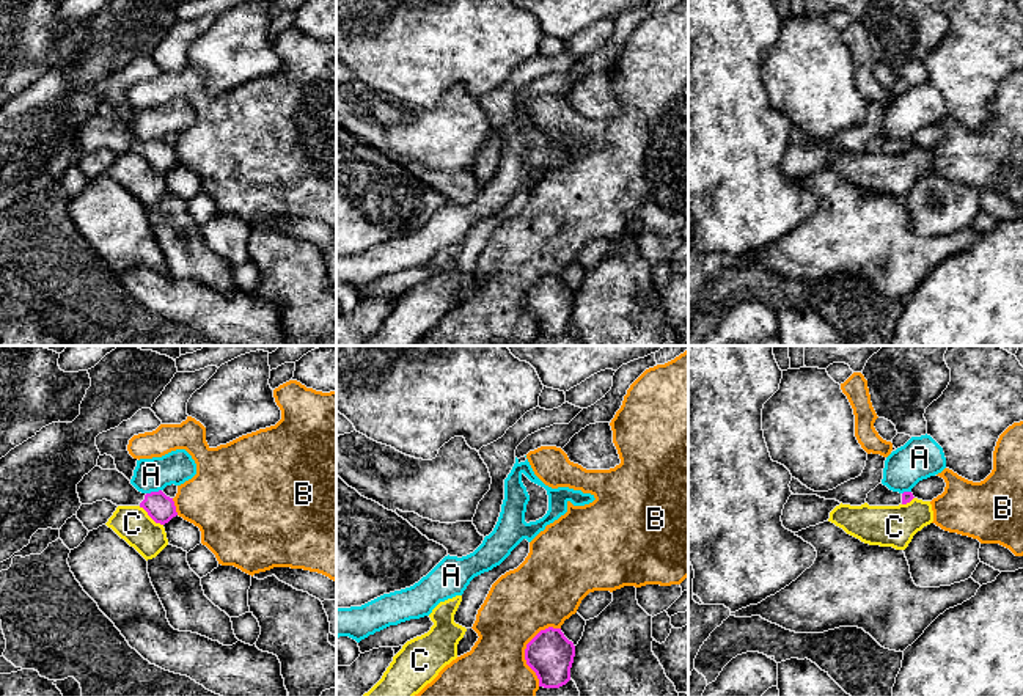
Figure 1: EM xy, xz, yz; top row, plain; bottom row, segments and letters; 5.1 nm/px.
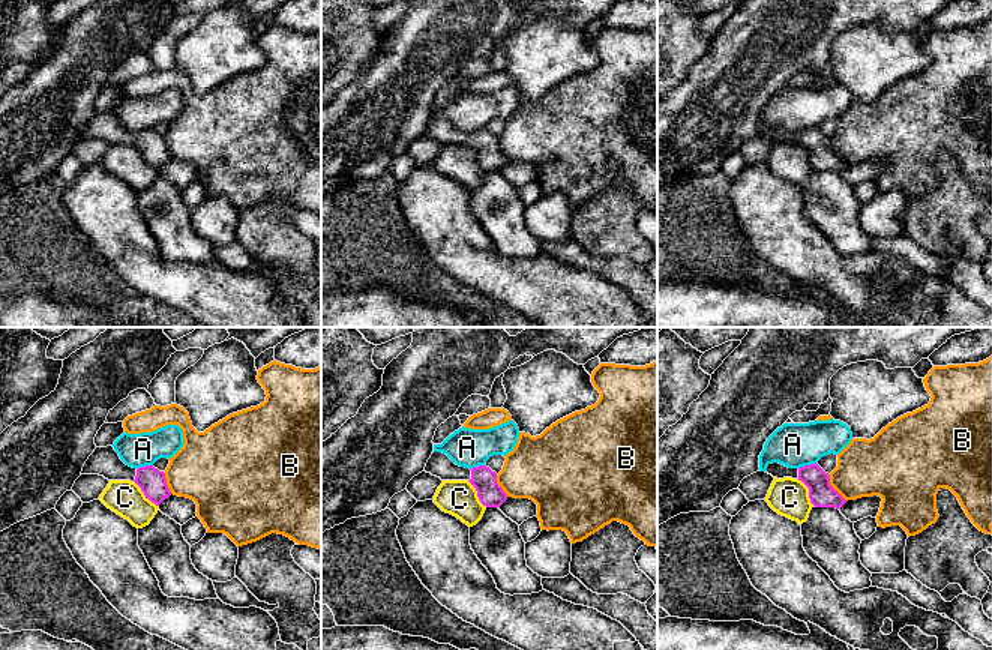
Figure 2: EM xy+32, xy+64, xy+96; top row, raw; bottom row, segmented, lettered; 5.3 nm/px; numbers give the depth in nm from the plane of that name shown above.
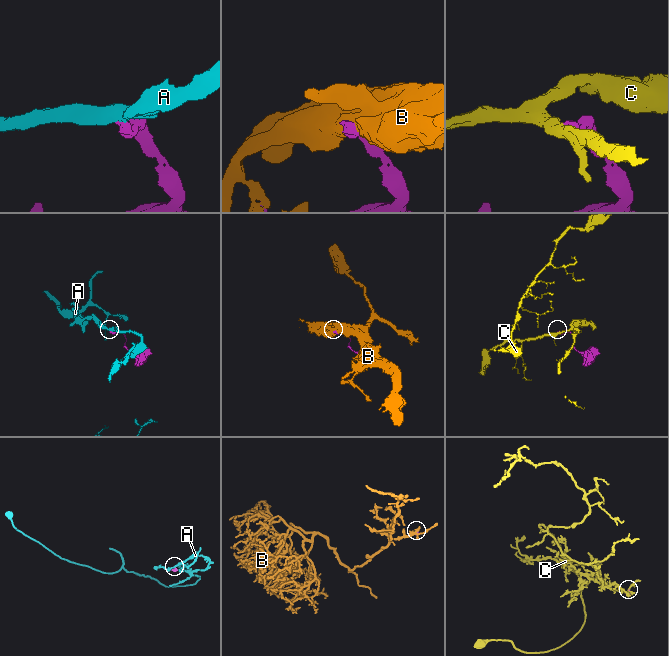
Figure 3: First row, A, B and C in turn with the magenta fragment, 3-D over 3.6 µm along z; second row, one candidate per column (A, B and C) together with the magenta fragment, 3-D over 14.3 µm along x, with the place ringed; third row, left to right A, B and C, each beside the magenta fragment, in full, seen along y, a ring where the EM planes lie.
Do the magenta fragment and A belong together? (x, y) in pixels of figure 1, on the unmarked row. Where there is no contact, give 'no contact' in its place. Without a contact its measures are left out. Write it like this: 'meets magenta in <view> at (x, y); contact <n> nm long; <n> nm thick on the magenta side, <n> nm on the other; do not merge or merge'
meets magenta in xy at (153, 140); contact 80 nm long; 140 nm thick on the magenta side, 180 nm on the other; do not merge

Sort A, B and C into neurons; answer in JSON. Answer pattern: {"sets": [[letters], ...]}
{"sets": [["A"], ["B"], ["C"]]}

